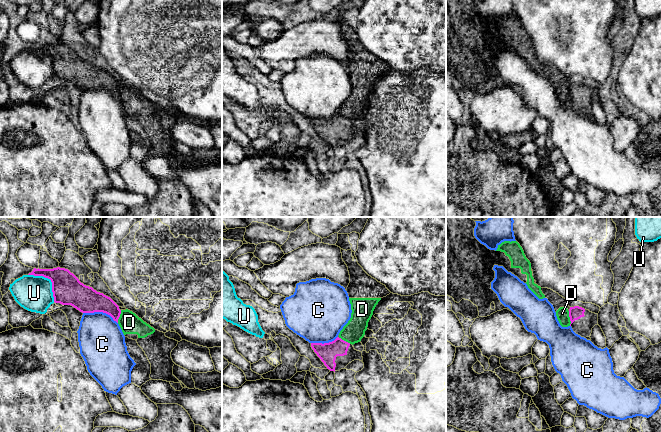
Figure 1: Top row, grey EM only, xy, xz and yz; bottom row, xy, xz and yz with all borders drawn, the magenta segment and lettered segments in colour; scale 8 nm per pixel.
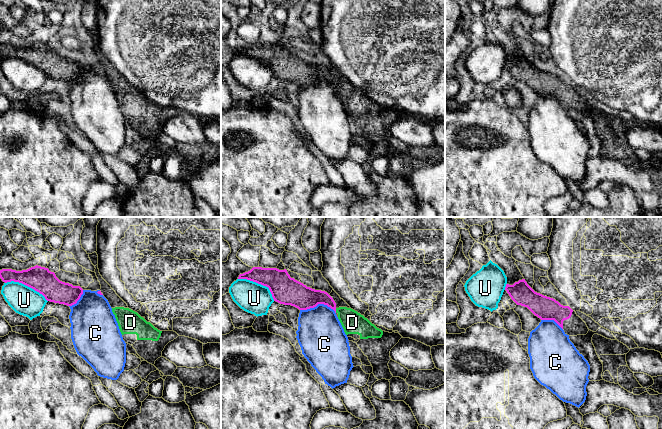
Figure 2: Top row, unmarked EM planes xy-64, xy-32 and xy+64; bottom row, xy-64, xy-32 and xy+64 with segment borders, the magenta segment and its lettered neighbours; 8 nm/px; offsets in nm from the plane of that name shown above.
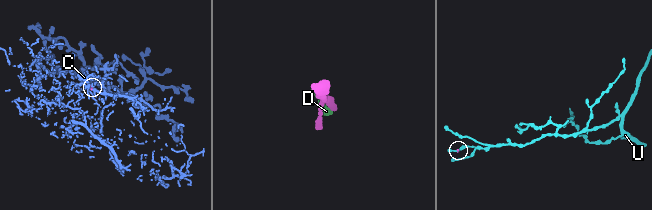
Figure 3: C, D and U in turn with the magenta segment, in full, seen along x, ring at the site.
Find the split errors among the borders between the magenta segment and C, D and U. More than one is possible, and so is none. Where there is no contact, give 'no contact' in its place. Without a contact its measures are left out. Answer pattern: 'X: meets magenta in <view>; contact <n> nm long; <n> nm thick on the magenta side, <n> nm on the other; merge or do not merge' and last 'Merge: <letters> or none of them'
C: meets magenta in xy; contact 300 nm long; 200 nm thick on the magenta side, 360 nm on the other; do not merge
D: meets magenta in yz; contact 120 nm long; 110 nm thick on the magenta side, 100 nm on the other; do not merge
U: meets magenta in xy; contact 300 nm long; 240 nm thick on the magenta side, 280 nm on the other; do not merge
Merge: none of them

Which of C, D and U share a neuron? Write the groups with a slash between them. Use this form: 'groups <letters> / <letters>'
groups C / D / U

